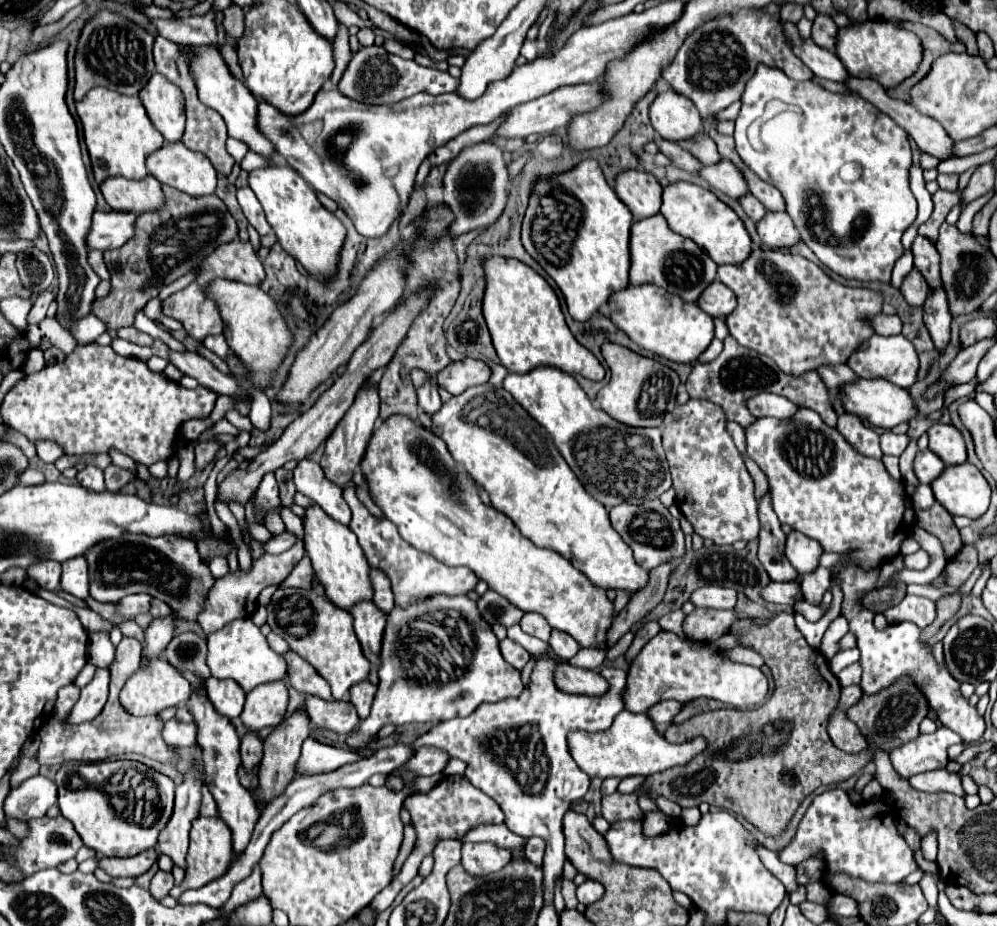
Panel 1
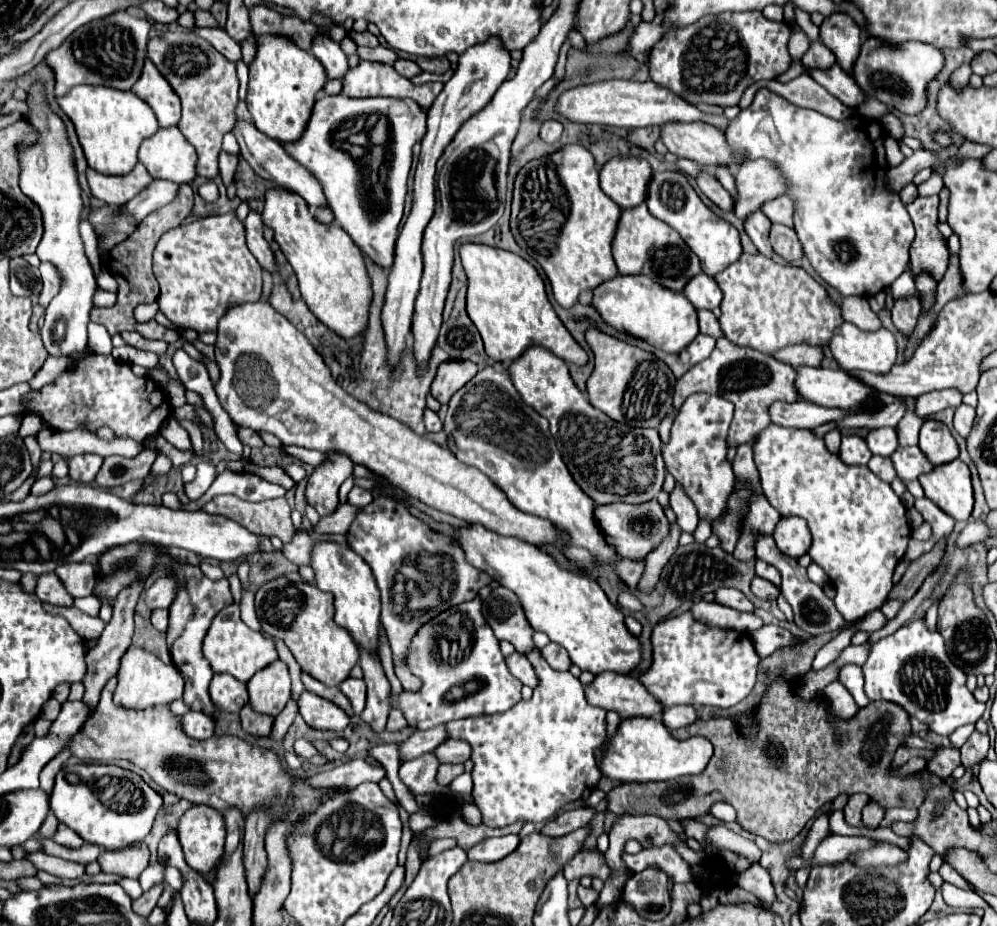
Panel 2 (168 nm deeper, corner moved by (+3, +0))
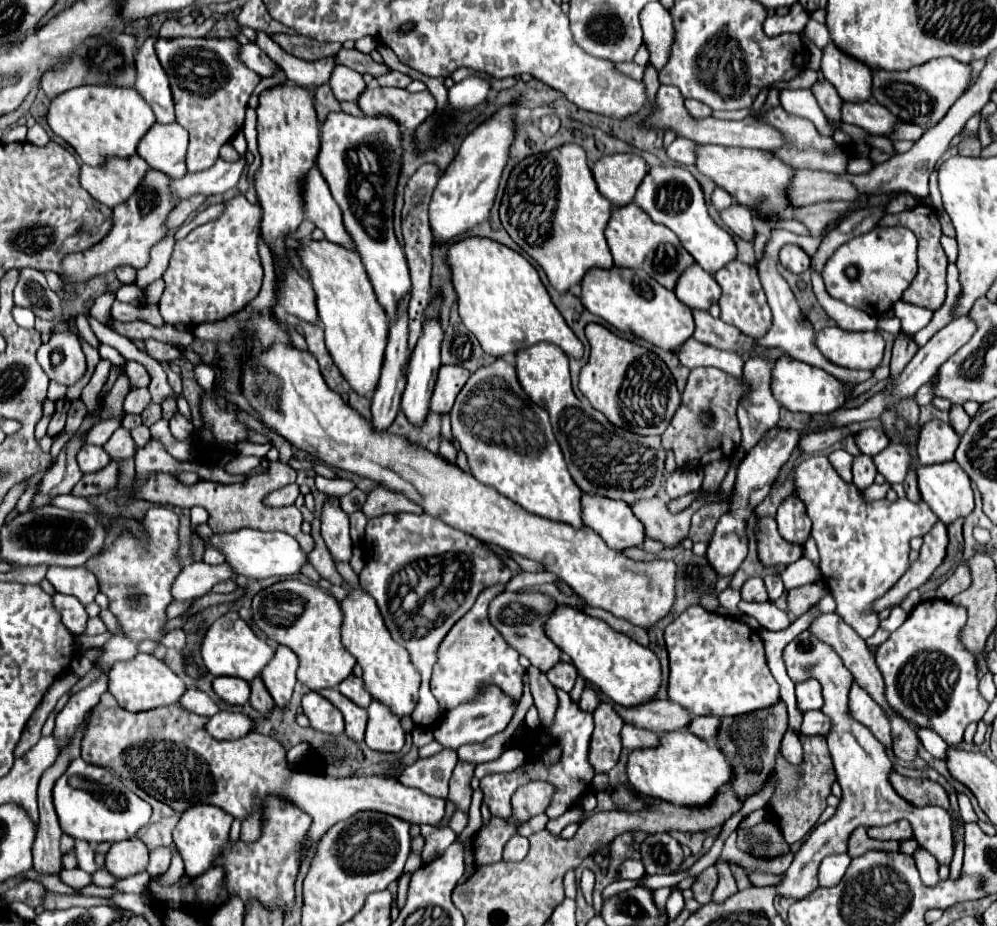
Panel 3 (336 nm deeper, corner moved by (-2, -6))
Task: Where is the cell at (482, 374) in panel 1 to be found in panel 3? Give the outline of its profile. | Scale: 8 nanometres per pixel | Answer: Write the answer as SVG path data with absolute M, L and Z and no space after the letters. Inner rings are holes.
M440 366L438 380L434 386L434 396L432 396L432 410L438 414L450 412L458 392L464 388L468 378L470 378L470 372L466 372L466 368Z

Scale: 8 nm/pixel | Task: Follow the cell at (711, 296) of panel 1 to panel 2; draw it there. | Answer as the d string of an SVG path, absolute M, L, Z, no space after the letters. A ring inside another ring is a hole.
M699 272L697 276L693 276L693 278L685 284L683 294L685 294L685 298L687 298L697 310L699 310L699 308L715 310L715 308L719 308L719 304L721 304L721 290L719 290L717 282L715 282L711 276L703 274L703 272Z

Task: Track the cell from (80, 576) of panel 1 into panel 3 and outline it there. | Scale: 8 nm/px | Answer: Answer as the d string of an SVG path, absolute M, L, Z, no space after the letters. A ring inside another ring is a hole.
M48 568L46 578L56 588L56 592L76 596L84 606L94 600L100 592L96 576L86 568Z

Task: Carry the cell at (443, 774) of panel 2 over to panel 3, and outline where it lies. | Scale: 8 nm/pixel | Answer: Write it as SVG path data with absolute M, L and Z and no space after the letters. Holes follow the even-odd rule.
M458 762L454 772L452 772L452 778L450 778L448 800L460 812L468 812L468 808L470 808L470 796L472 796L470 780L472 780L472 774L474 774L474 764Z

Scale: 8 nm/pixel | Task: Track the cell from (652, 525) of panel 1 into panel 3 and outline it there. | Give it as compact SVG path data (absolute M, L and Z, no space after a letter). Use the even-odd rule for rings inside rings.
M584 494L582 520L598 536L602 536L602 540L610 548L618 552L642 546L642 542L646 540L646 530L642 528L642 522L634 516L628 504L622 504L622 500Z

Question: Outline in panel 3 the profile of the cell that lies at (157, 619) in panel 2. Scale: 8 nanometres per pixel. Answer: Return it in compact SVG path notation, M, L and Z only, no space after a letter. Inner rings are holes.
M172 628L168 634L164 634L164 638L160 640L166 648L176 648L180 650L186 642L186 636L184 636L184 630L182 628Z

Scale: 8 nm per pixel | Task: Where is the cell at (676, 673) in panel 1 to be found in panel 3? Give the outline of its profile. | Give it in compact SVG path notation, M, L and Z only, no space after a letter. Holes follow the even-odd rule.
M690 606L666 626L664 640L670 658L668 698L676 704L682 704L694 716L738 716L760 708L768 708L780 700L778 684L766 664L762 638L738 618L708 612L702 606Z

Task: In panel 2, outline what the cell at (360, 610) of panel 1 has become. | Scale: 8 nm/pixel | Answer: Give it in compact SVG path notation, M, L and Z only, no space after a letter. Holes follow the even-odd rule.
M361 654L359 664L363 668L363 680L367 684L367 704L365 710L359 714L359 718L373 730L373 732L383 732L387 724L387 716L391 712L391 688L389 680L383 672L381 662L373 662L369 654Z

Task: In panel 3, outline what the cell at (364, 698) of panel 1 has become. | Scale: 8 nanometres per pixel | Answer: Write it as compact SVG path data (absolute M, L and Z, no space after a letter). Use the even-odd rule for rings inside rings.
M354 674L352 676L348 676L340 686L338 686L338 690L346 696L346 698L350 698L354 704L358 704L358 706L362 706L362 708L368 708L370 706L370 694L366 692L366 686L362 684L362 678L356 678Z

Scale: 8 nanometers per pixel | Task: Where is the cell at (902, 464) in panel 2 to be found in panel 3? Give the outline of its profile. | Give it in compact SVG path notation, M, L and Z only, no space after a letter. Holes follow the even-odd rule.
M892 442L886 450L882 450L878 456L874 456L874 464L878 472L890 482L890 484L902 484L906 478L906 472L910 470L910 464L916 464L916 452L910 452L900 442Z

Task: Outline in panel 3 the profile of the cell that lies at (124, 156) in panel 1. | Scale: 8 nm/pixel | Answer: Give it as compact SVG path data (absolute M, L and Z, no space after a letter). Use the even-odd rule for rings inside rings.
M80 86L52 100L48 124L78 152L84 164L104 166L110 158L134 156L142 136L156 124L156 116L134 88Z

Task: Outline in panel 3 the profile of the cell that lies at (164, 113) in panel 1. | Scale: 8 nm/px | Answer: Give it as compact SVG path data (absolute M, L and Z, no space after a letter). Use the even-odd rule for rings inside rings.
M148 38L140 48L140 52L136 54L138 76L134 88L148 102L160 124L172 124L174 122L172 92L170 92L168 76L162 70L158 56L154 52L154 42L156 38Z

